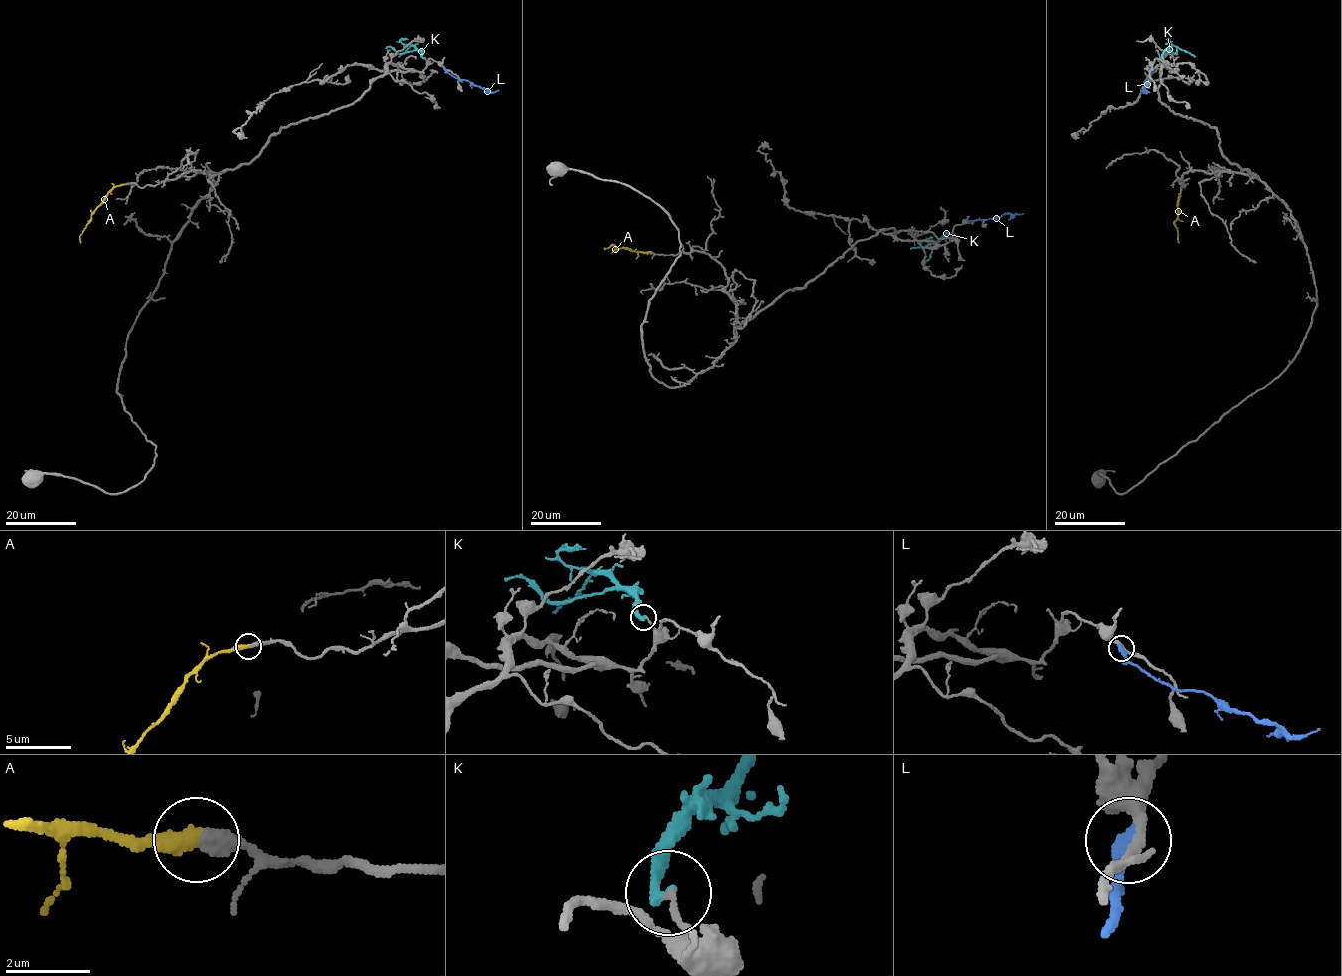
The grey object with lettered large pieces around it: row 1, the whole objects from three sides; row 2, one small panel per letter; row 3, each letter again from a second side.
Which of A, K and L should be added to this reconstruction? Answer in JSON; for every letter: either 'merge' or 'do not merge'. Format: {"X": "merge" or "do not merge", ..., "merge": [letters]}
{"A": "merge", "K": "do not merge", "L": "do not merge", "merge": ["A"]}

